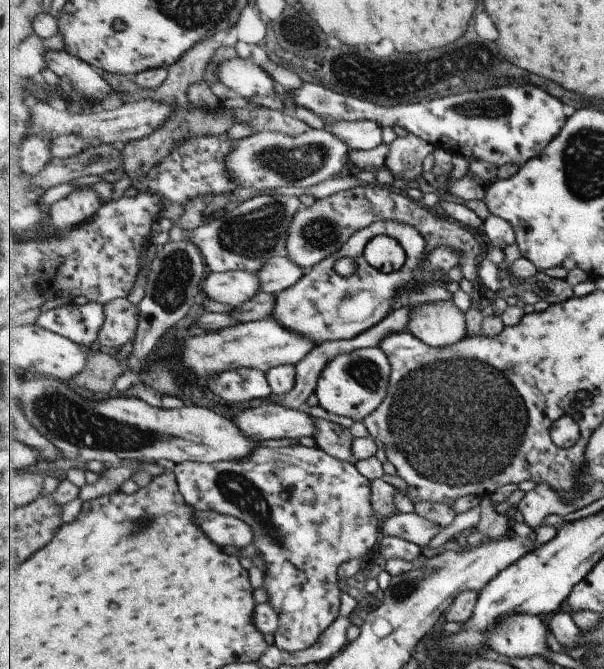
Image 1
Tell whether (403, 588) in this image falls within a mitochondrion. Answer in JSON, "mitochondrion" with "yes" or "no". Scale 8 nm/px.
{"mitochondrion":"yes"}

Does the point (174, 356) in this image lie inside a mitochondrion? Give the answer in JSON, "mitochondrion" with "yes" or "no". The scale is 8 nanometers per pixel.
{"mitochondrion":"no"}

